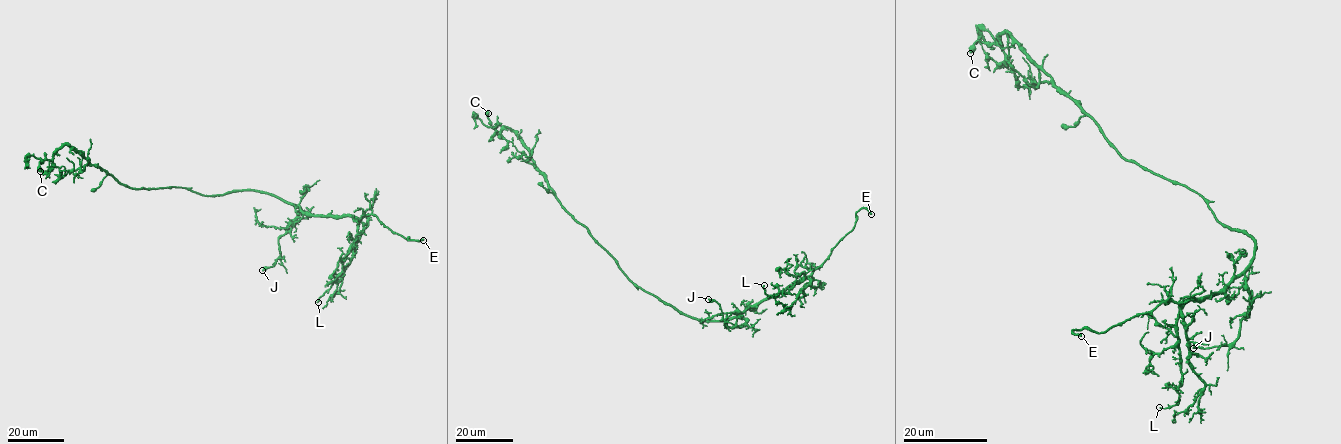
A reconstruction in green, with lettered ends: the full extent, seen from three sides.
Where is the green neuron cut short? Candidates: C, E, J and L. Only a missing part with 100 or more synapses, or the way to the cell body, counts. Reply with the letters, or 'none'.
E

